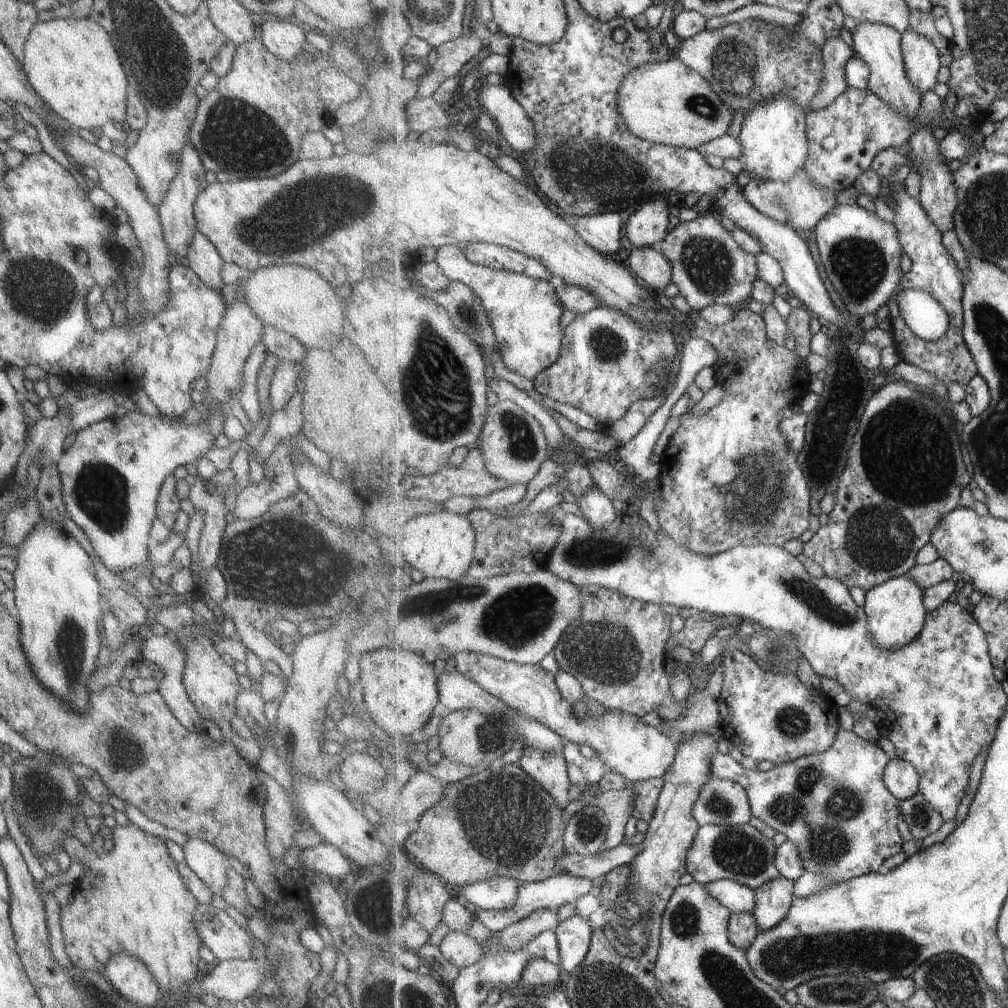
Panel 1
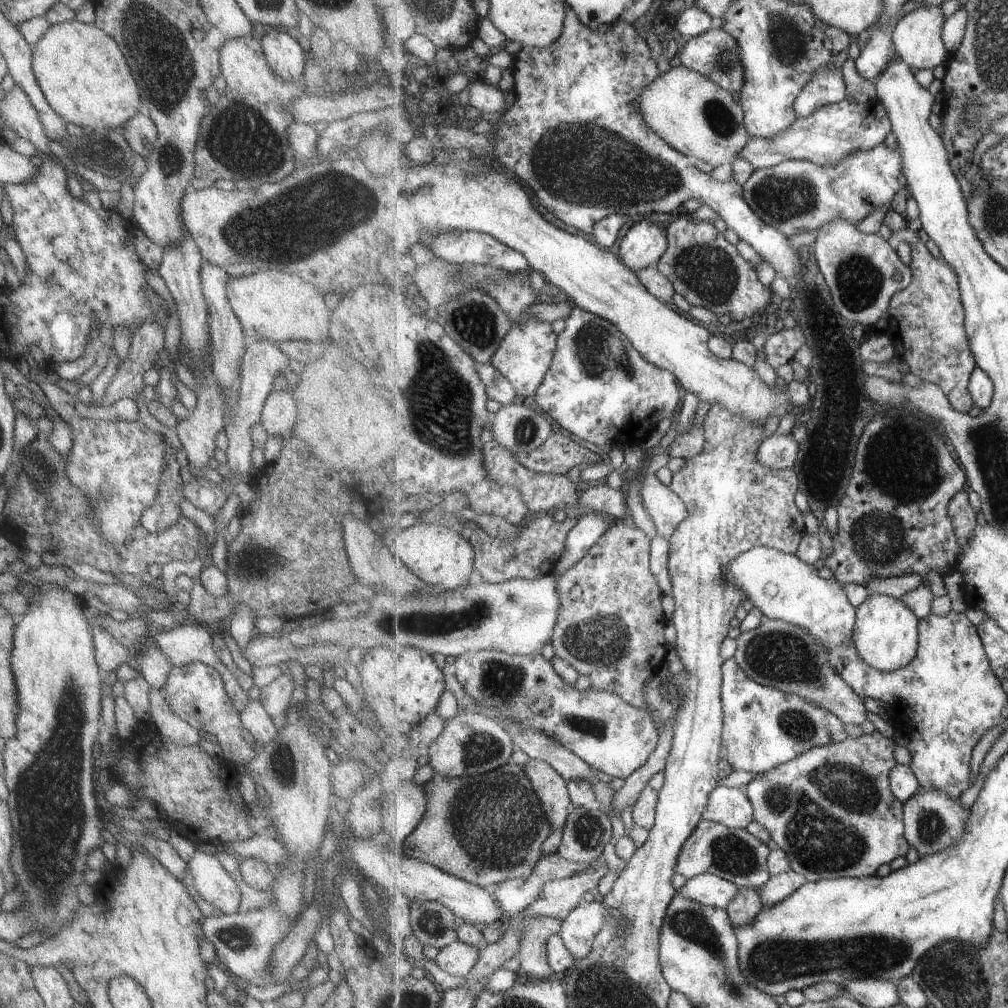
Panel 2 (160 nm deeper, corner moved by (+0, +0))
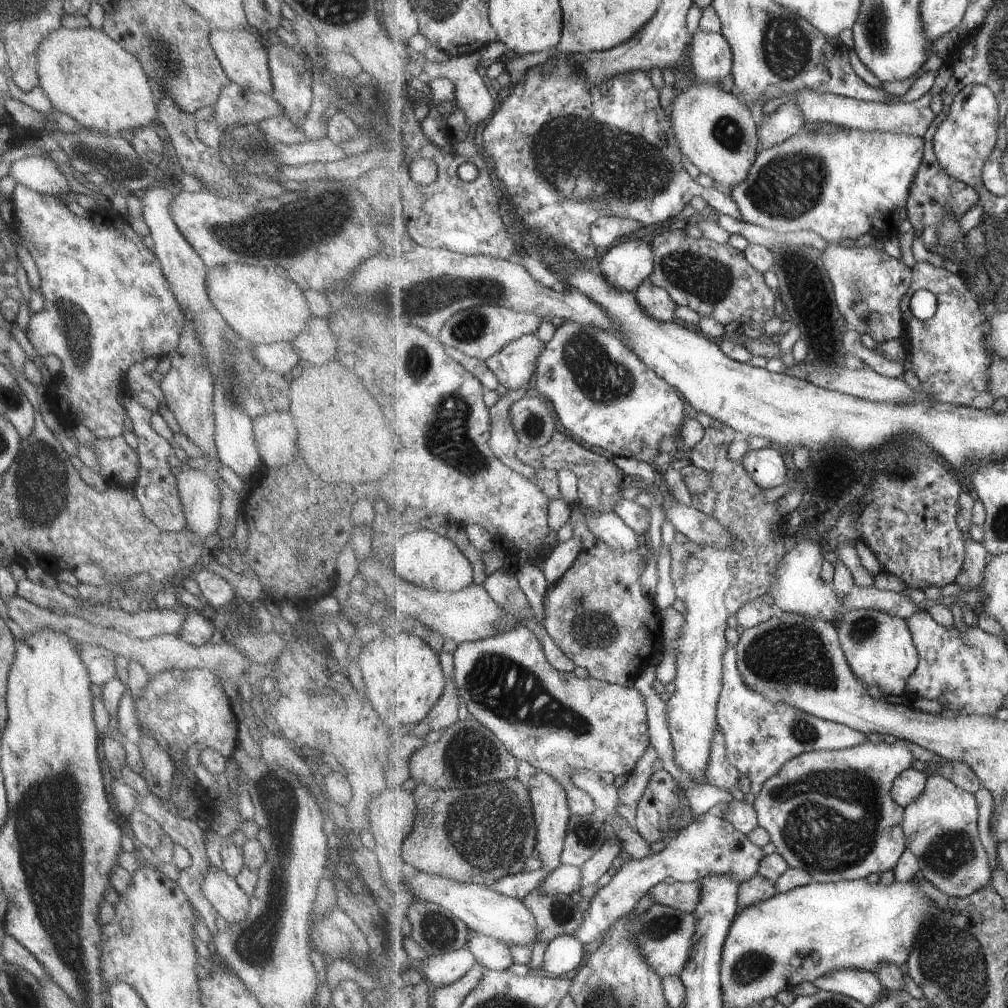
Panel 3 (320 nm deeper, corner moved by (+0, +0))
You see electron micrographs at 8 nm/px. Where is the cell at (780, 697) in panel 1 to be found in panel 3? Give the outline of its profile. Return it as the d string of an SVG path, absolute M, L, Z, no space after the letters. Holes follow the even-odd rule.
M731 645L724 654L724 689L718 705L718 722L725 733L726 750L729 760L743 773L750 776L752 780L752 793L757 796L764 784L781 769L785 763L792 761L803 753L813 751L838 751L850 749L862 745L869 738L864 732L849 728L848 726L826 721L819 717L799 710L797 707L787 703L774 703L762 694L749 687L744 681L743 675L738 667L738 652L736 645Z

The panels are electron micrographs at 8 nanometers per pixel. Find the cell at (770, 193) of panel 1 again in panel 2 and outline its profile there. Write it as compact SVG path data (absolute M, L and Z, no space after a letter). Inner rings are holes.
M883 143L875 150L855 152L841 160L839 166L819 166L809 160L787 160L775 167L755 170L743 186L749 206L764 222L790 237L817 230L835 218L859 224L875 210L889 206L897 192L906 188L907 182L900 150L893 150Z

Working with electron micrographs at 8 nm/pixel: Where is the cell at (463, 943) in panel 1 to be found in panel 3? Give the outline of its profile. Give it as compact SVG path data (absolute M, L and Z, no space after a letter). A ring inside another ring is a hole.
M459 949L439 956L424 956L420 969L433 988L448 987L461 980L476 964L471 949Z

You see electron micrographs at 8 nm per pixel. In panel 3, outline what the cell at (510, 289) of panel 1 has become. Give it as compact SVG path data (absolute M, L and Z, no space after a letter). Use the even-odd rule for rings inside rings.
M535 334L523 335L510 342L486 361L486 366L506 389L529 388L533 385L536 366L546 348Z

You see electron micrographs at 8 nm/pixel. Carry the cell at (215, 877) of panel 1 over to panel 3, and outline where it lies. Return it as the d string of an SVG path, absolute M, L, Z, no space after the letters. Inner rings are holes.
M210 865L204 872L199 890L225 922L238 923L245 918L249 897L222 869Z

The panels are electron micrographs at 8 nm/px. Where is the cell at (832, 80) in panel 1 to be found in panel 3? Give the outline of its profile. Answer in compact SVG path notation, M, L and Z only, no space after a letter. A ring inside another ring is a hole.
M787 102L779 106L775 114L764 114L758 120L760 120L758 122L758 138L765 149L785 142L797 134L807 123L799 107Z

